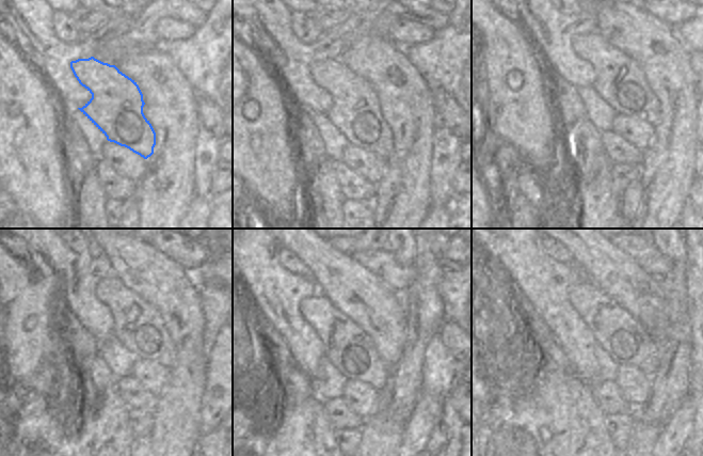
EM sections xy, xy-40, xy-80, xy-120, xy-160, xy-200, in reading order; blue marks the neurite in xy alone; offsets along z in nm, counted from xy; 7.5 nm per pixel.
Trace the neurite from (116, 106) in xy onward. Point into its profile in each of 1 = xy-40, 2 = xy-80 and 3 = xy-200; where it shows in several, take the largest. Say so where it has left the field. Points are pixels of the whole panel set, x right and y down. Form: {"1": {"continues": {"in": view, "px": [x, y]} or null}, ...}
{"1": {"continues": {"in": "xy-40", "px": [355, 111]}}, "2": {"continues": {"in": "xy-80", "px": [594, 111]}}, "3": {"continues": {"in": "xy-200", "px": [622, 336]}}}

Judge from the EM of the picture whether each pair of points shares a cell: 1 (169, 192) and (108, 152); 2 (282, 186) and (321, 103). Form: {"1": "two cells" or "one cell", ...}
{"1": "two cells", "2": "two cells"}

